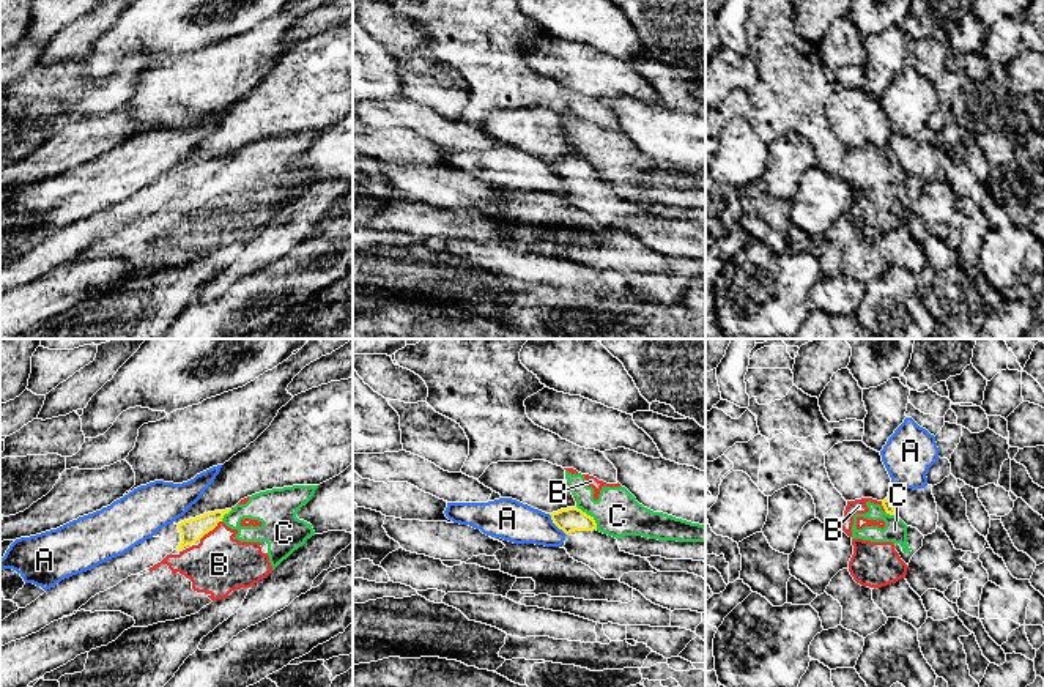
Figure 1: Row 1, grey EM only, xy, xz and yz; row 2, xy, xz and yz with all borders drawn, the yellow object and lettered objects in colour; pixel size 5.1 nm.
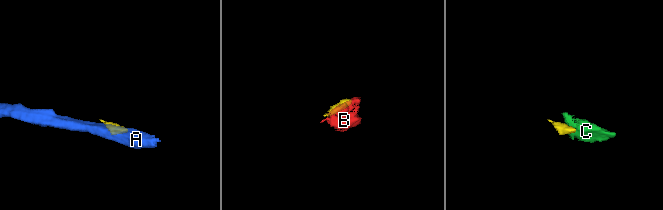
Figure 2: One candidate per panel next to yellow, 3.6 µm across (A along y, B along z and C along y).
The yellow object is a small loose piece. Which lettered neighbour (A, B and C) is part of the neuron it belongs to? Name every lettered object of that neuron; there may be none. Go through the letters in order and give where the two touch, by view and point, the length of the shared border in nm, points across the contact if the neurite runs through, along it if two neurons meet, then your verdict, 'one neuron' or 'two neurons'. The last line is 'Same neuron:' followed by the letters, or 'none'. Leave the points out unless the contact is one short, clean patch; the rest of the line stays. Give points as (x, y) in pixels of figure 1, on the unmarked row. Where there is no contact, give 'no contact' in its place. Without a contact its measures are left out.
A: contact xz (556, 172); length 140 nm; border xz (548, 161), (566, 180); two neurons
B: contact xy (210, 177); length 160 nm; border xy (221, 167), (199, 186); two neurons
C: contact xz (589, 163); length 160 nm; border xz (577, 153), (594, 167), (597, 175); two neurons
Same neuron: none

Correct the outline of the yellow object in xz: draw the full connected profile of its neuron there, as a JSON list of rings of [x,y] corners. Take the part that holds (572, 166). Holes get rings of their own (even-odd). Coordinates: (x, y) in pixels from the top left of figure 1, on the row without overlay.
[[[578,154],[550,161],[553,170],[565,180],[564,195],[578,210],[589,213],[605,227],[620,227],[628,219],[660,219],[646,205],[625,200],[617,186],[597,176],[594,164]]]

